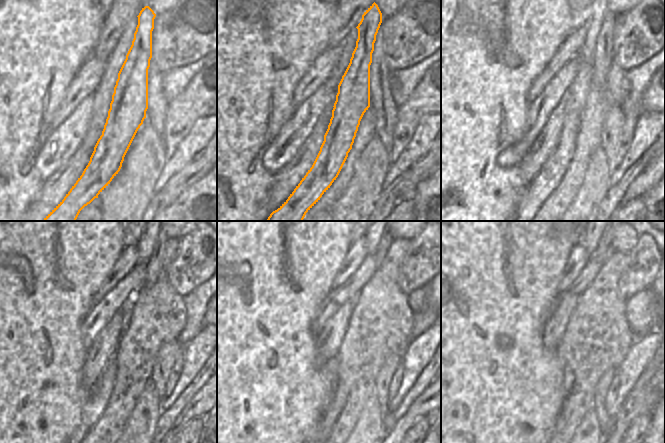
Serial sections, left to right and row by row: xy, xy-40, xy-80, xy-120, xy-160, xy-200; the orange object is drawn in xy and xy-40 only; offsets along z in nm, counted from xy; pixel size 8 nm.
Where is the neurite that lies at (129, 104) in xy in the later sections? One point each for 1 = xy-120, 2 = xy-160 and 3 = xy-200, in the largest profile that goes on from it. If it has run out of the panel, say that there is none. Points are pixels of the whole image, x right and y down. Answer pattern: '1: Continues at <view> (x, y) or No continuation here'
1: Continues at xy-120 (99, 394)
2: Continues at xy-160 (372, 241)
3: Continues at xy-200 (592, 241)

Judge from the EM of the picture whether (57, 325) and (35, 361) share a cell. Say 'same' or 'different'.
same

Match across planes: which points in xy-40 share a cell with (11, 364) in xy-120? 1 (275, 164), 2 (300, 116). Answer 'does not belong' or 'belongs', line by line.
1: does not belong
2: does not belong

